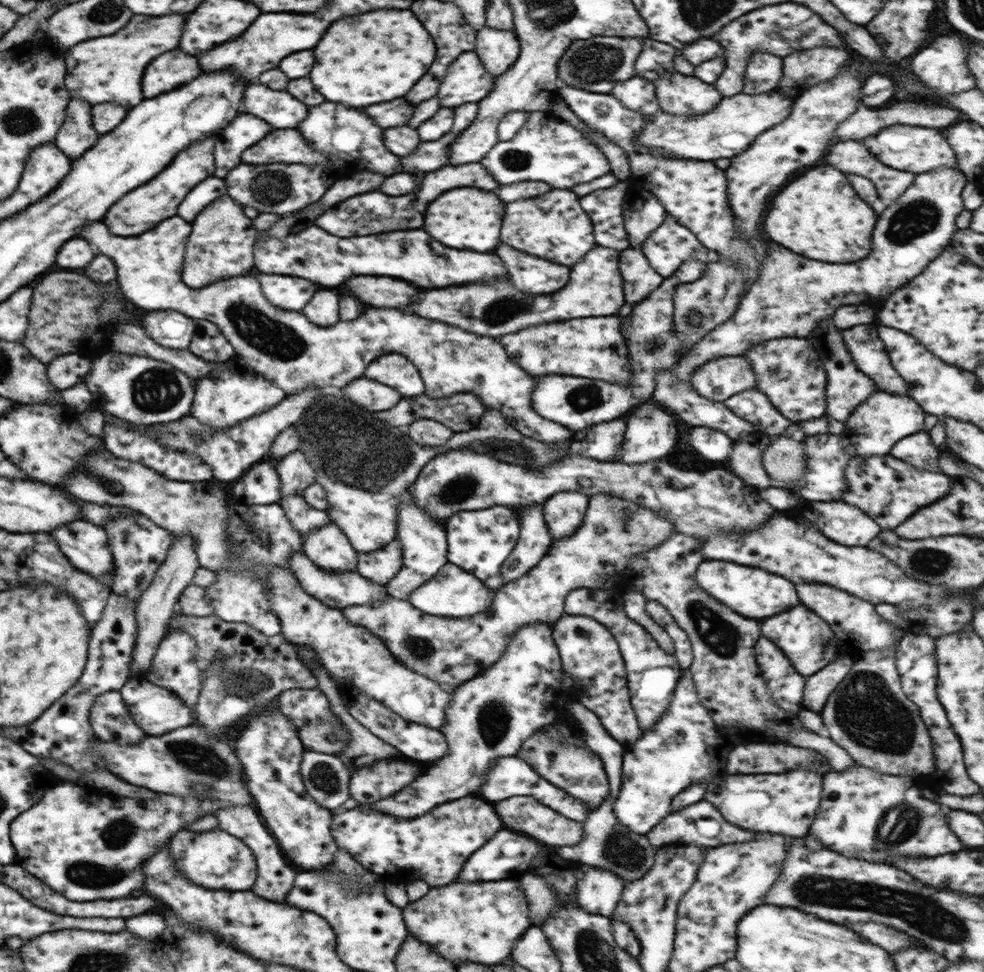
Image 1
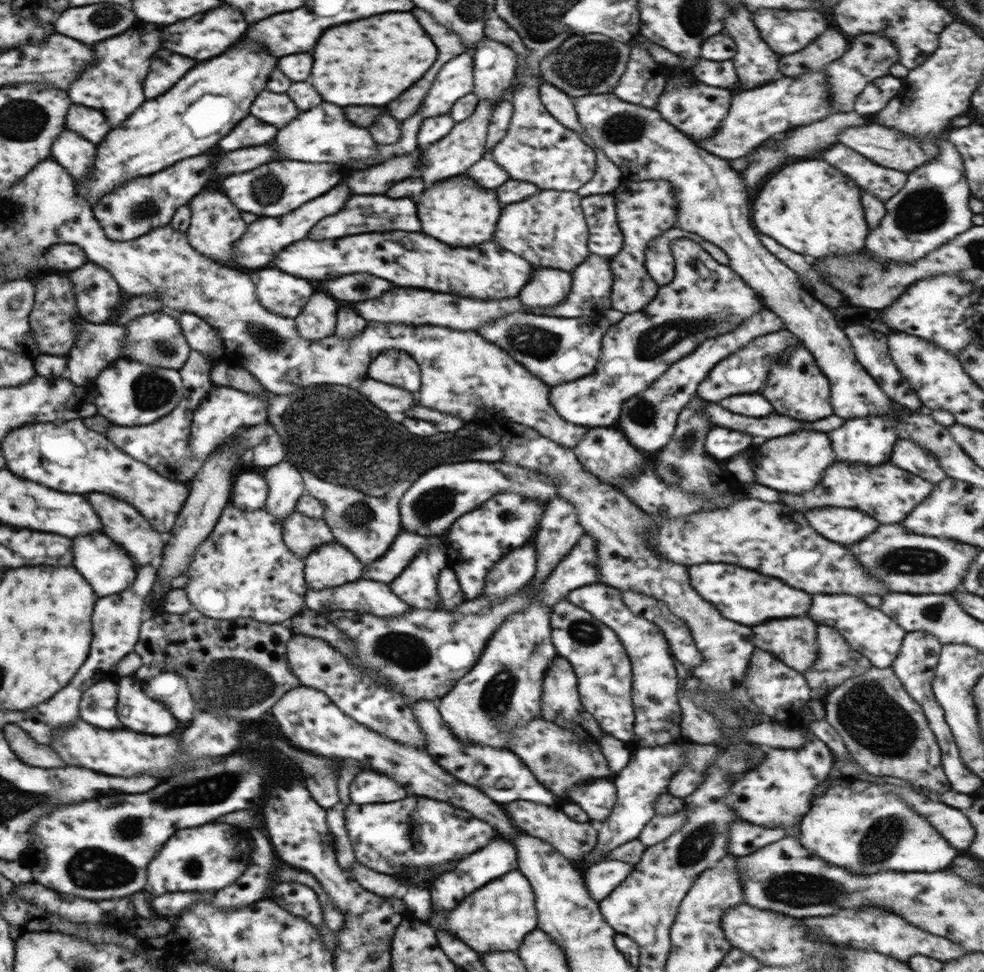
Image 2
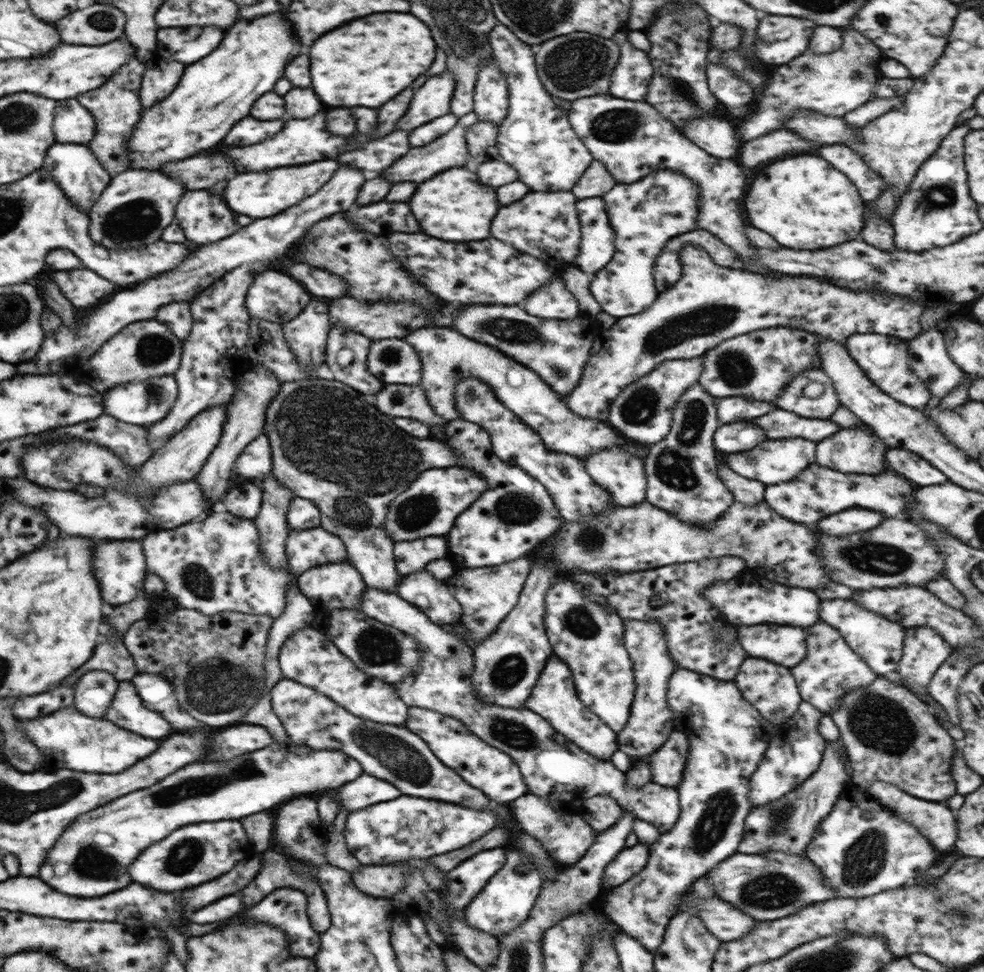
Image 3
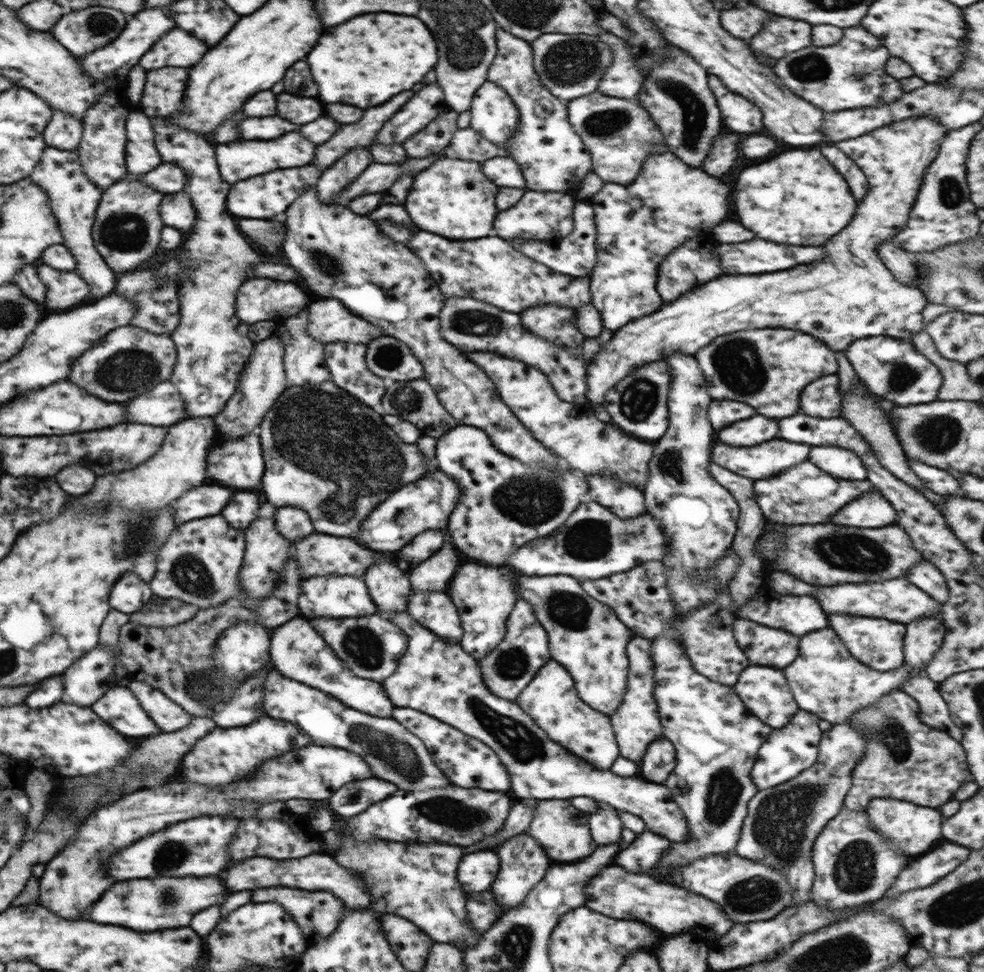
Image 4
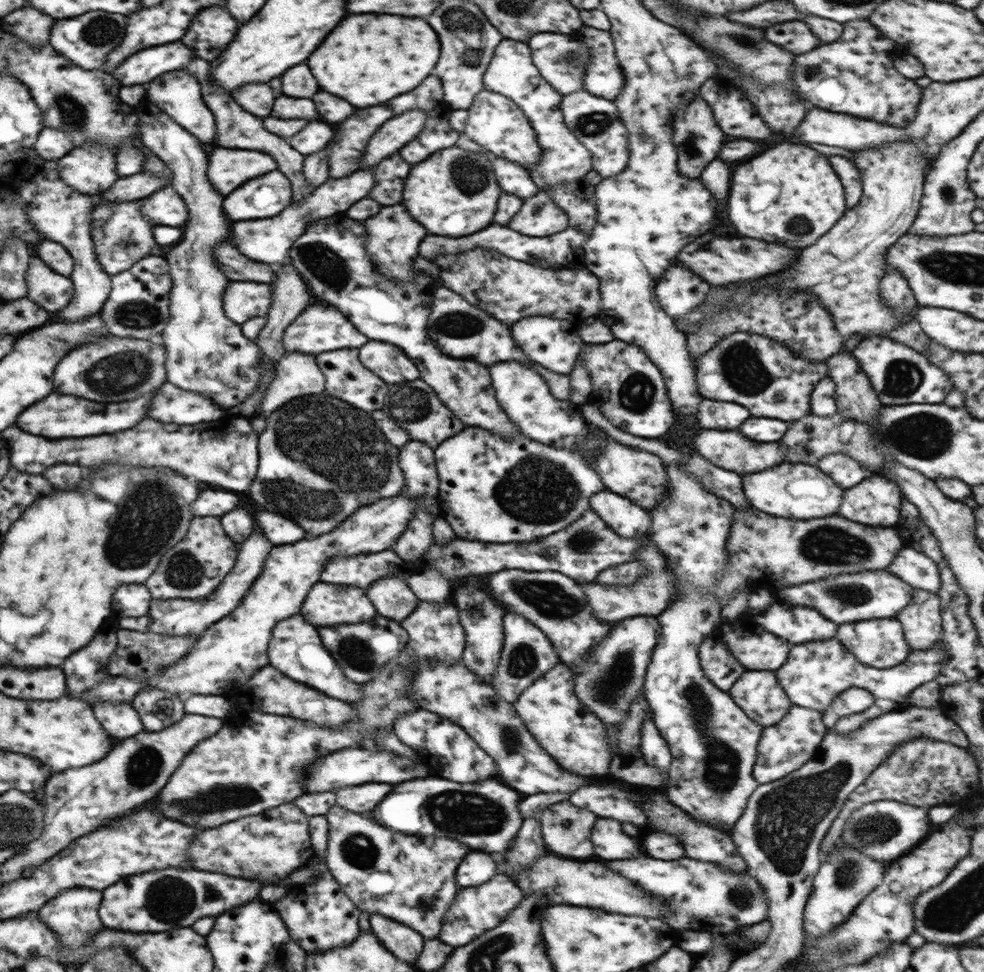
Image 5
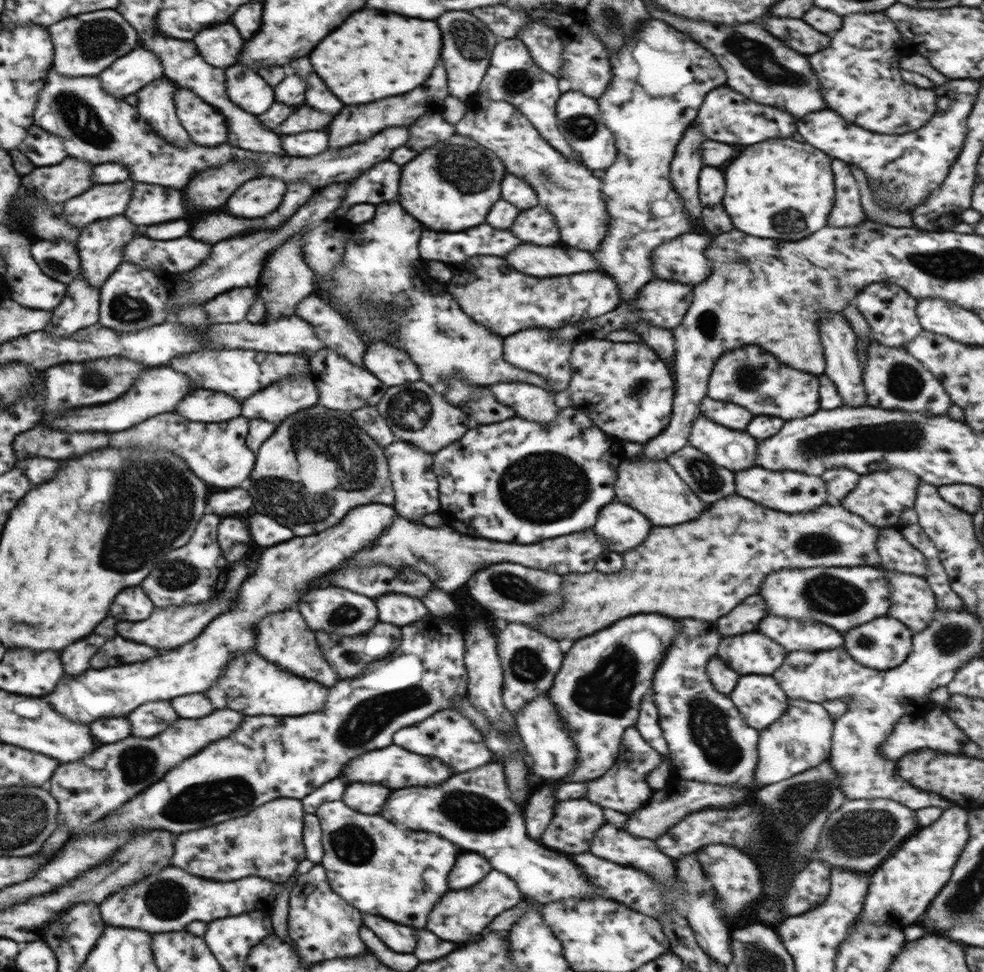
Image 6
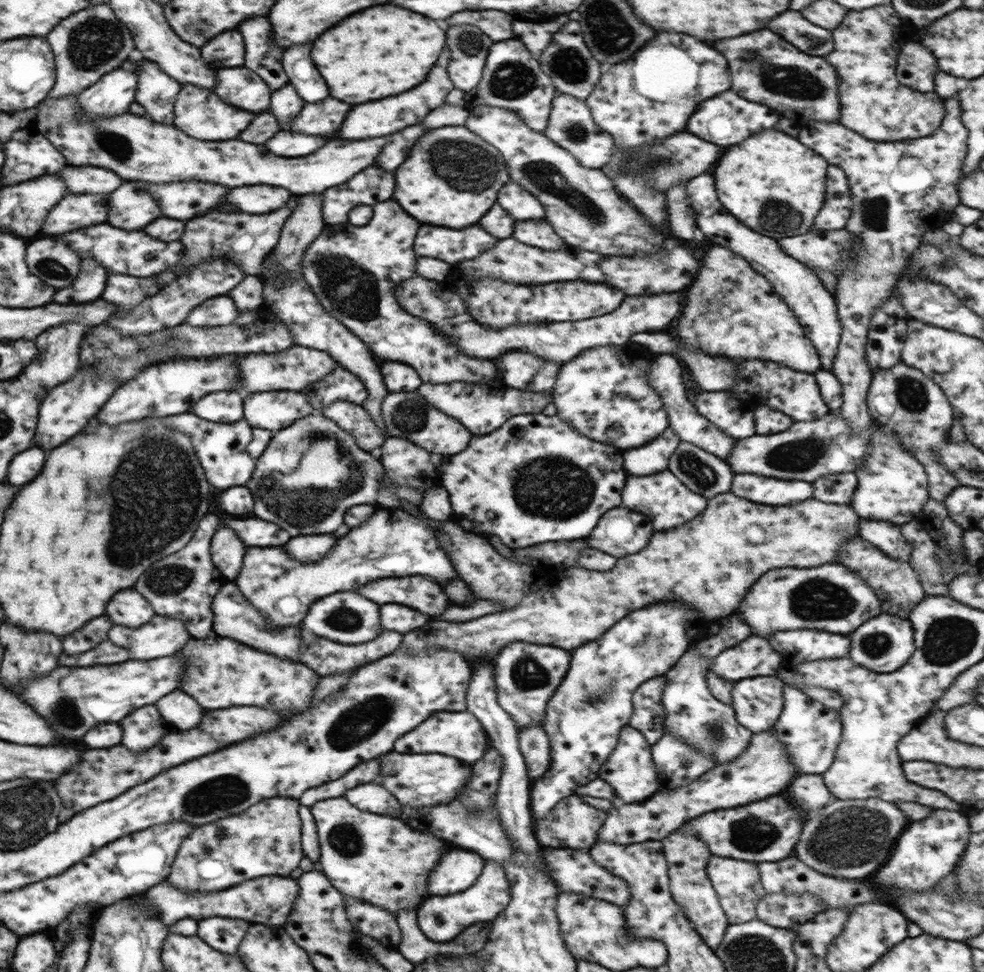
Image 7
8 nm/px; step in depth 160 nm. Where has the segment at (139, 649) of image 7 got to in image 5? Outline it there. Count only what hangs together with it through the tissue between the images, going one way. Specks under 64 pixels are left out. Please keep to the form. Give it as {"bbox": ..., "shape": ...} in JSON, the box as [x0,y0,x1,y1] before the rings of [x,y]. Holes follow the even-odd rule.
{"bbox":[118,530,274,636],"shape":[[[256,530],[244,541],[238,549],[236,562],[230,572],[222,579],[222,583],[211,596],[203,599],[152,599],[148,612],[138,618],[123,617],[119,621],[118,629],[134,630],[136,632],[153,632],[154,634],[167,634],[168,636],[199,636],[211,624],[228,616],[241,603],[248,594],[252,584],[257,581],[264,568],[267,552],[274,546],[260,530]]]}

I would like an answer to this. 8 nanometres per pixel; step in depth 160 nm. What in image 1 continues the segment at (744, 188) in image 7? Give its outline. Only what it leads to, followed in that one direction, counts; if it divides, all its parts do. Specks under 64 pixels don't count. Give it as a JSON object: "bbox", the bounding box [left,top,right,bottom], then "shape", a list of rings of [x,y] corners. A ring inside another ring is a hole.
{"bbox":[764,166,878,264],"shape":[[[816,166],[816,168],[806,170],[804,174],[798,174],[796,178],[792,178],[778,192],[778,196],[774,196],[774,200],[770,200],[766,218],[768,220],[764,220],[764,232],[774,242],[778,242],[780,246],[784,246],[800,256],[830,262],[830,264],[838,264],[838,262],[846,264],[846,262],[856,262],[856,260],[866,258],[872,248],[872,230],[878,220],[876,212],[862,198],[856,196],[854,188],[848,184],[848,178],[833,166]]]}

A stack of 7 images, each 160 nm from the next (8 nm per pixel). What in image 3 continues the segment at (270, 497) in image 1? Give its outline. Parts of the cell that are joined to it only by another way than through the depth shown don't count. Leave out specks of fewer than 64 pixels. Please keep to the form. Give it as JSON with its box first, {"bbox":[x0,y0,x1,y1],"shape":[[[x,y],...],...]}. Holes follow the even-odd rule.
{"bbox":[220,482,262,519],"shape":[[[235,482],[220,500],[220,508],[242,519],[254,519],[261,510],[262,493],[258,482]]]}

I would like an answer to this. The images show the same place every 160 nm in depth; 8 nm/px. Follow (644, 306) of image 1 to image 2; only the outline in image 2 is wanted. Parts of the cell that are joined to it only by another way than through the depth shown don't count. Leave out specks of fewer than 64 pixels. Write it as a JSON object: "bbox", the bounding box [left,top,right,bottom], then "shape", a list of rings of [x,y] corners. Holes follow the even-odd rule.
{"bbox":[549,238,763,426],"shape":[[[689,238],[674,242],[671,251],[674,260],[673,279],[657,290],[657,295],[640,311],[624,315],[603,334],[601,355],[596,368],[589,375],[552,386],[549,394],[555,411],[568,422],[578,426],[615,426],[625,400],[640,395],[671,364],[689,354],[704,340],[732,332],[747,318],[763,309],[763,298],[728,265],[720,264],[700,244]]]}

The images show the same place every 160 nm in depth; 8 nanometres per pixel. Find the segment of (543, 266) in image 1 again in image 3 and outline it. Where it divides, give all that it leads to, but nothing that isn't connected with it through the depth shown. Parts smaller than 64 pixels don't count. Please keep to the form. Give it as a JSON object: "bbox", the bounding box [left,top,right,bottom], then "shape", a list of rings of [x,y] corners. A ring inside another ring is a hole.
{"bbox":[523,278,580,320],"shape":[[[554,278],[550,284],[533,292],[523,302],[524,310],[538,318],[572,320],[580,316],[577,300],[566,290],[562,278]]]}

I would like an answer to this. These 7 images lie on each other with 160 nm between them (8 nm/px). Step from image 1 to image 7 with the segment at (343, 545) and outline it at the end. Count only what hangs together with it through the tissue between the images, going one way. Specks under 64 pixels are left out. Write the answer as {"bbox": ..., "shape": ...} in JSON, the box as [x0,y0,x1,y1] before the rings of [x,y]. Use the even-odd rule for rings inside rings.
{"bbox":[300,592,382,644],"shape":[[[336,592],[315,600],[309,606],[300,626],[308,628],[308,631],[312,631],[316,636],[340,642],[340,644],[362,644],[362,642],[374,640],[382,632],[378,612],[380,612],[378,604],[374,604],[372,600],[366,600],[356,592]]]}

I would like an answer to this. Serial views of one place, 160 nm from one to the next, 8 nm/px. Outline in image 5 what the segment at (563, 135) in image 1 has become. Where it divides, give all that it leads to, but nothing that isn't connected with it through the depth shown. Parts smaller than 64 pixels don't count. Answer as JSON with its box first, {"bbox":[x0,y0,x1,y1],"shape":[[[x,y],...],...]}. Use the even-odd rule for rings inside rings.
{"bbox":[483,39,593,190],"shape":[[[502,39],[484,71],[483,88],[506,96],[528,117],[530,126],[535,130],[537,143],[543,148],[541,161],[534,168],[530,168],[531,179],[540,190],[546,190],[555,184],[575,182],[593,169],[590,151],[565,125],[560,109],[563,95],[556,92],[534,66],[528,43]]]}

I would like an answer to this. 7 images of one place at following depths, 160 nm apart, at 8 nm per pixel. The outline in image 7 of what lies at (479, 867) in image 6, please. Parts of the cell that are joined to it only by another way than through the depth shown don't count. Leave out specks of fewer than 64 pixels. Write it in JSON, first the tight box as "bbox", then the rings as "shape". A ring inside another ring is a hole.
{"bbox":[427,850,484,896],"shape":[[[466,850],[448,852],[434,866],[434,872],[430,872],[427,891],[430,896],[446,896],[462,892],[476,882],[482,872],[482,866],[484,860],[474,852]]]}

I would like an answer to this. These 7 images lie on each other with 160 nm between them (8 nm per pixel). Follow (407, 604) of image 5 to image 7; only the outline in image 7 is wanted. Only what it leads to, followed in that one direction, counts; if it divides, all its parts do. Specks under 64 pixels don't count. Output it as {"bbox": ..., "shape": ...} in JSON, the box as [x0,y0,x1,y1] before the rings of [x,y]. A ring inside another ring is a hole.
{"bbox":[380,604,428,634],"shape":[[[382,604],[380,618],[382,618],[382,626],[386,630],[394,630],[394,632],[402,632],[402,634],[410,632],[410,628],[416,630],[428,622],[428,616],[424,616],[412,608],[406,608],[402,604]]]}

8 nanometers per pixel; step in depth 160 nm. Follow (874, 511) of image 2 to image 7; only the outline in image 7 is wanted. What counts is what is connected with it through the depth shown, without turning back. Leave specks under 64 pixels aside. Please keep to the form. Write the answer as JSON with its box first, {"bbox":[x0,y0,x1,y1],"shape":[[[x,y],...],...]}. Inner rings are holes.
{"bbox":[730,474,814,506],"shape":[[[736,474],[734,488],[730,486],[730,492],[732,490],[736,496],[770,506],[796,504],[806,498],[812,498],[814,494],[814,486],[809,481],[764,478],[752,474]]]}

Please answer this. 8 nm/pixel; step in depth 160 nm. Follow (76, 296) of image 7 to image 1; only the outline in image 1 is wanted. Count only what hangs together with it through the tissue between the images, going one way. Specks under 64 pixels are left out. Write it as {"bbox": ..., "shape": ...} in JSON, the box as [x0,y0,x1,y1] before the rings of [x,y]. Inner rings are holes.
{"bbox":[104,136,216,236],"shape":[[[216,136],[206,138],[198,144],[192,144],[184,152],[180,152],[174,160],[148,183],[136,187],[134,192],[126,194],[118,200],[118,204],[110,206],[110,212],[104,216],[104,224],[114,236],[138,236],[153,229],[163,220],[177,215],[179,204],[185,196],[202,180],[214,174],[214,142]]]}

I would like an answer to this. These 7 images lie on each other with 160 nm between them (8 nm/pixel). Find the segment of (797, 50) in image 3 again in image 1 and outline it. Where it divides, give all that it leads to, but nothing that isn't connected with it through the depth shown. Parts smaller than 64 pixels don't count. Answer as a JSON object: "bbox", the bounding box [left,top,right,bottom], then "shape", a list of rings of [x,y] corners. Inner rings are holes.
{"bbox":[711,2,844,97],"shape":[[[794,2],[772,4],[772,6],[758,8],[754,12],[739,16],[720,29],[711,39],[716,40],[725,48],[725,53],[722,56],[725,59],[725,69],[714,84],[724,97],[742,93],[746,65],[749,63],[750,54],[756,50],[770,52],[776,56],[788,56],[794,50],[844,44],[838,30],[834,30],[830,24],[826,24],[810,8],[794,4]]]}

